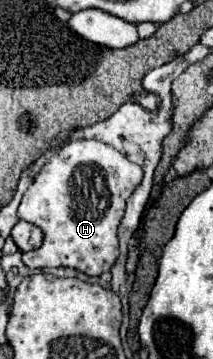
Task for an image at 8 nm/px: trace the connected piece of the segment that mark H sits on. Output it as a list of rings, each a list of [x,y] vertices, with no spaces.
[[[72,140],[50,158],[36,174],[32,186],[24,194],[18,218],[36,224],[44,232],[44,242],[38,250],[24,252],[22,260],[28,268],[74,268],[86,276],[98,276],[110,270],[118,258],[118,224],[124,216],[126,200],[142,180],[142,168],[130,162],[122,152],[98,140]]]

